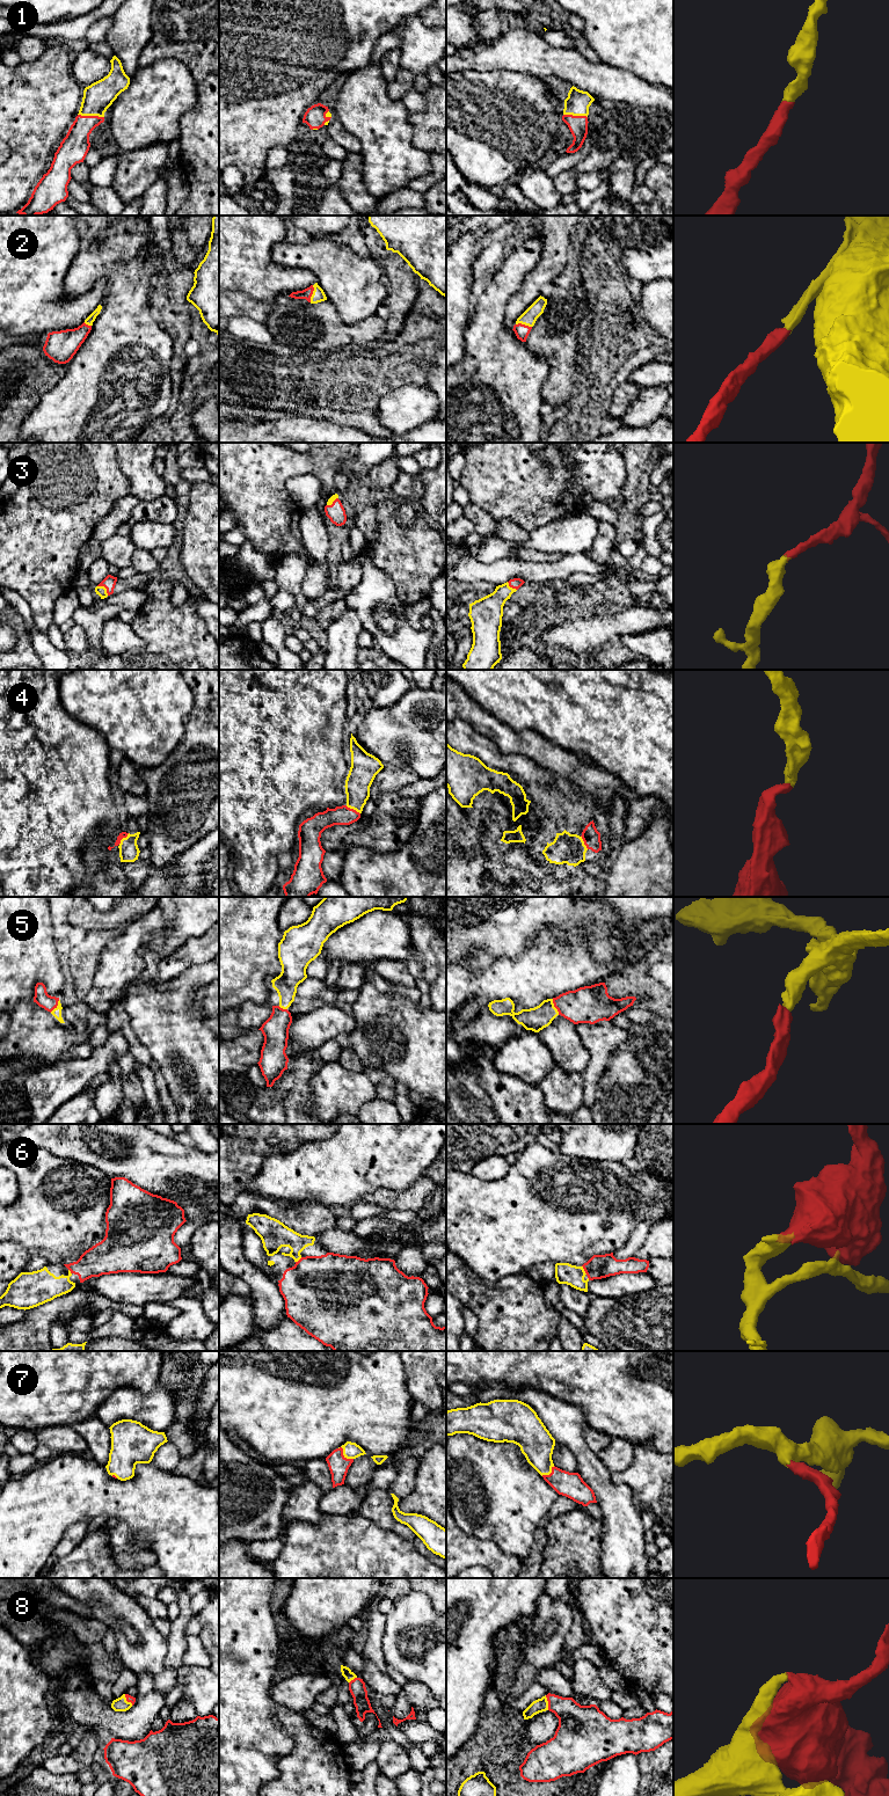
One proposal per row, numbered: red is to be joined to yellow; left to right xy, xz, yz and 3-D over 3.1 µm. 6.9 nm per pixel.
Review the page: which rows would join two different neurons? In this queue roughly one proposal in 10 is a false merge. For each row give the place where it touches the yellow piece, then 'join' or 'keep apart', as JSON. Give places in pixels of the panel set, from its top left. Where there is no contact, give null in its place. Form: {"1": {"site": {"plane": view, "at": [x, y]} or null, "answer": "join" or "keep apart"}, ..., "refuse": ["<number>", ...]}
{"1": {"site": {"plane": "xy", "at": [90, 115]}, "answer": "join"}, "2": {"site": {"plane": "xz", "at": [313, 293]}, "answer": "join"}, "3": {"site": {"plane": "xy", "at": [104, 588]}, "answer": "join"}, "4": {"site": {"plane": "xz", "at": [352, 808]}, "answer": "join"}, "5": {"site": {"plane": "yz", "at": [554, 1007]}, "answer": "join"}, "6": {"site": {"plane": "yz", "at": [583, 1270]}, "answer": "join"}, "7": {"site": {"plane": "xz", "at": [343, 1454]}, "answer": "join"}, "8": {"site": {"plane": "yz", "at": [547, 1702]}, "answer": "join"}, "refuse": []}

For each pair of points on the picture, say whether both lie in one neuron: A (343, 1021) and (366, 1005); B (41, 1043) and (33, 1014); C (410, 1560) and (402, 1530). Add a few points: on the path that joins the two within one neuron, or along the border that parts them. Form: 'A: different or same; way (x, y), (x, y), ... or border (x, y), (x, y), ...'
A: different; border (352, 1014), (355, 1027), (348, 1034)
B: same; way (35, 1036), (33, 1021)
C: different; border (380, 1526), (409, 1540)

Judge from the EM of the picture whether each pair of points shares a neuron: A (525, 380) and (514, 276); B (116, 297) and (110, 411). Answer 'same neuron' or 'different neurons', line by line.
A: same neuron
B: same neuron

